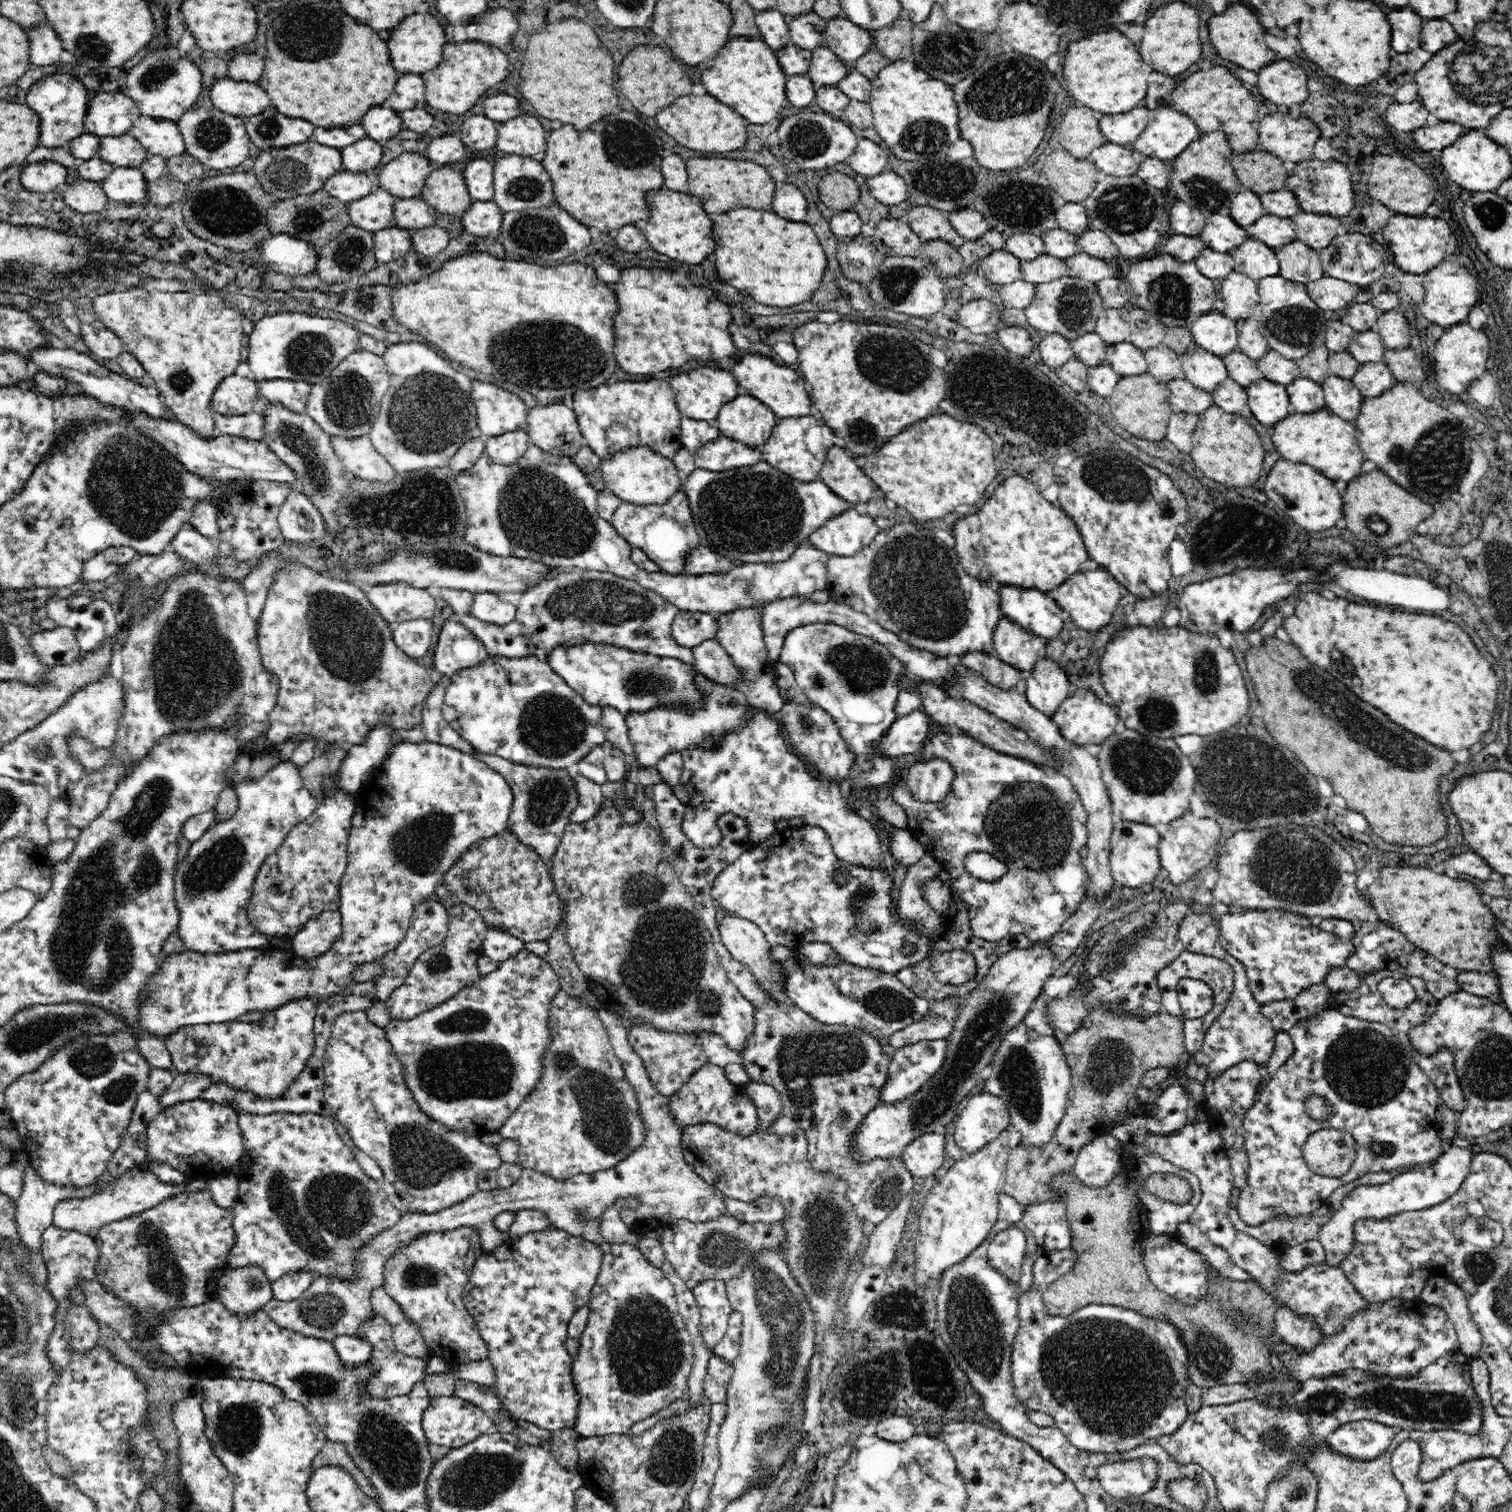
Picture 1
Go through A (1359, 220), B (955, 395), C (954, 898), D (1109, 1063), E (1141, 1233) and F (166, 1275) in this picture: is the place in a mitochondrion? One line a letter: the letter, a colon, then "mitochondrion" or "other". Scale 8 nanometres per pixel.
A: other
B: mitochondrion
C: other
D: mitochondrion
E: other
F: mitochondrion

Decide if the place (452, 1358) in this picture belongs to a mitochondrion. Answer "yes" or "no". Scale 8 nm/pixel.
no

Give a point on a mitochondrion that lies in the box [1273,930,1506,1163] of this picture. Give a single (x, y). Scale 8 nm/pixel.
(1365, 1068)

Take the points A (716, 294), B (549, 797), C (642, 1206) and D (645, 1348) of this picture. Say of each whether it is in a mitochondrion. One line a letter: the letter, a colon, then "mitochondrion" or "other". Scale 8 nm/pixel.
A: other
B: mitochondrion
C: other
D: mitochondrion

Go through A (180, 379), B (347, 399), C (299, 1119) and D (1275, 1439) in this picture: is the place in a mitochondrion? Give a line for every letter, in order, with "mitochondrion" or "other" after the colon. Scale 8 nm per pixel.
A: mitochondrion
B: mitochondrion
C: other
D: mitochondrion

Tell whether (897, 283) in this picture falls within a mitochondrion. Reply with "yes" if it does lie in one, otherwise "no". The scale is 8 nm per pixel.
yes

